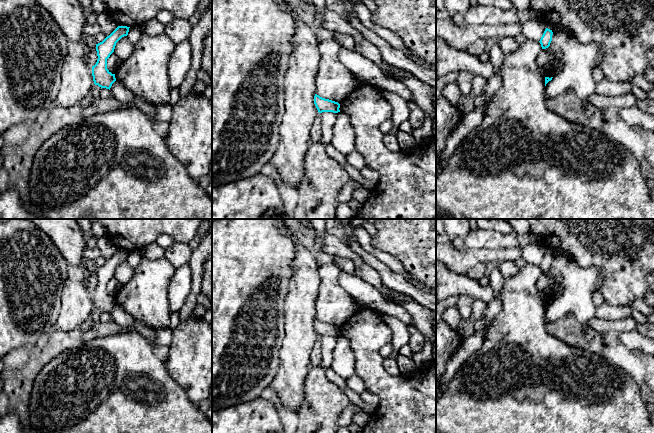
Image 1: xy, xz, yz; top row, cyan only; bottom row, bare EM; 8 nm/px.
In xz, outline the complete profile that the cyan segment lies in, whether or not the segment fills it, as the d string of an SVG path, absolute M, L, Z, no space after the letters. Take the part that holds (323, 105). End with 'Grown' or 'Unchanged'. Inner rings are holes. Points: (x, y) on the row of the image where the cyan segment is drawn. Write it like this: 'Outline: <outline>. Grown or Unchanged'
Outline: M315 94L314 96L314 104L319 113L322 113L322 112L338 113L340 112L339 110L340 104L338 102L322 98L317 94Z. Unchanged

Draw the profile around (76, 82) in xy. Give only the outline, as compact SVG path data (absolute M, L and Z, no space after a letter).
M67 56L61 70L61 81L55 103L71 107L84 99L94 86L92 66L82 57Z

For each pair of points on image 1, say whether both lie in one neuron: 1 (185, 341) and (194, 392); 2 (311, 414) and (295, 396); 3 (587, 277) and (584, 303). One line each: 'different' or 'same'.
1: same
2: different
3: same

